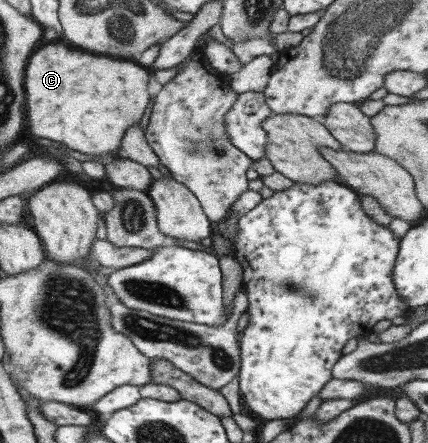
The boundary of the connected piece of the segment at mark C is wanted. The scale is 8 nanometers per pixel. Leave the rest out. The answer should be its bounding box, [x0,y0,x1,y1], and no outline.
[22,41,149,158]

